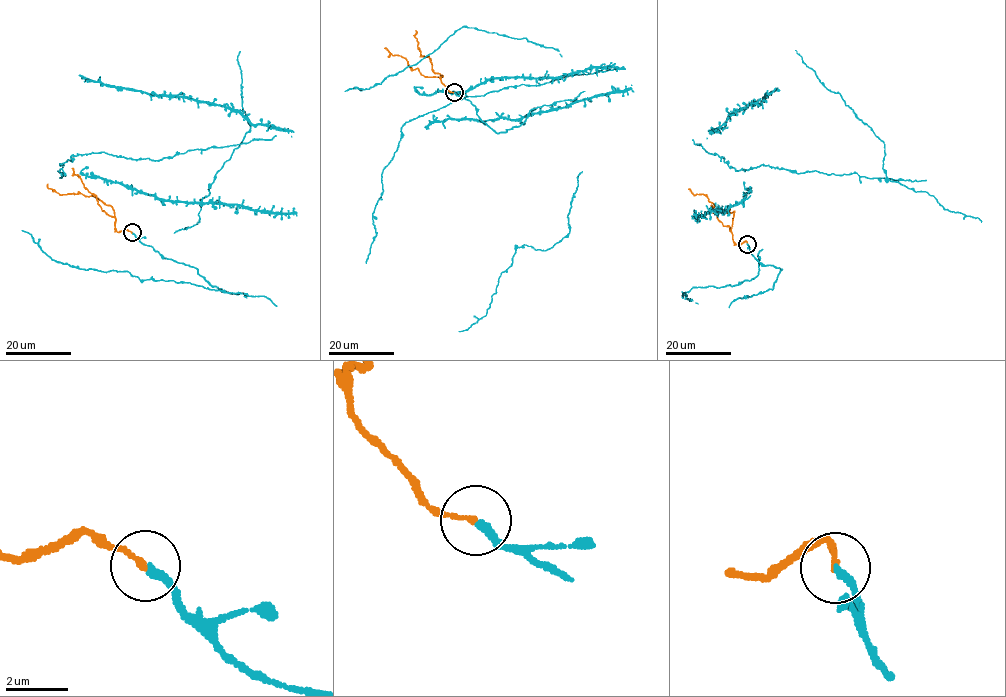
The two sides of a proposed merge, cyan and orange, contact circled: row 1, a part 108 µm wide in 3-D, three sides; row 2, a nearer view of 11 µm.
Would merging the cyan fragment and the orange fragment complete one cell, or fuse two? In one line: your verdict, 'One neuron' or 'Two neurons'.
One neuron

